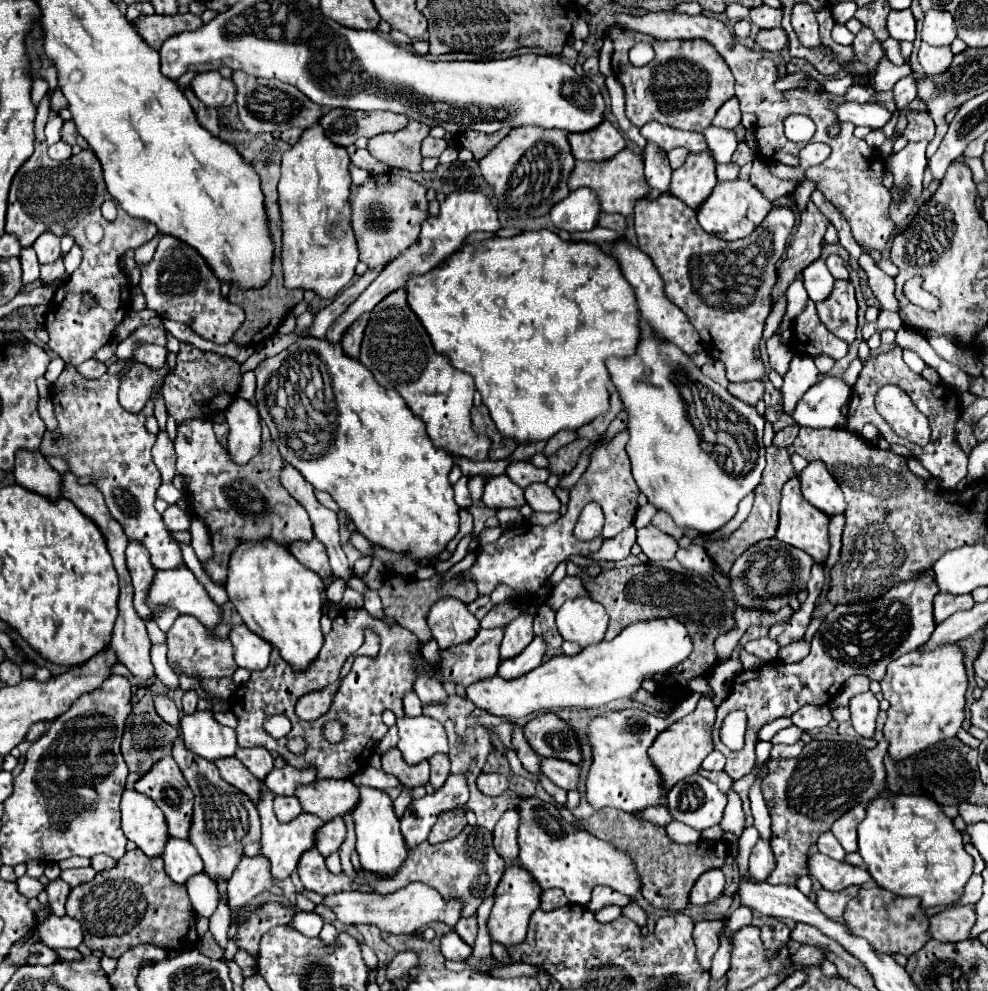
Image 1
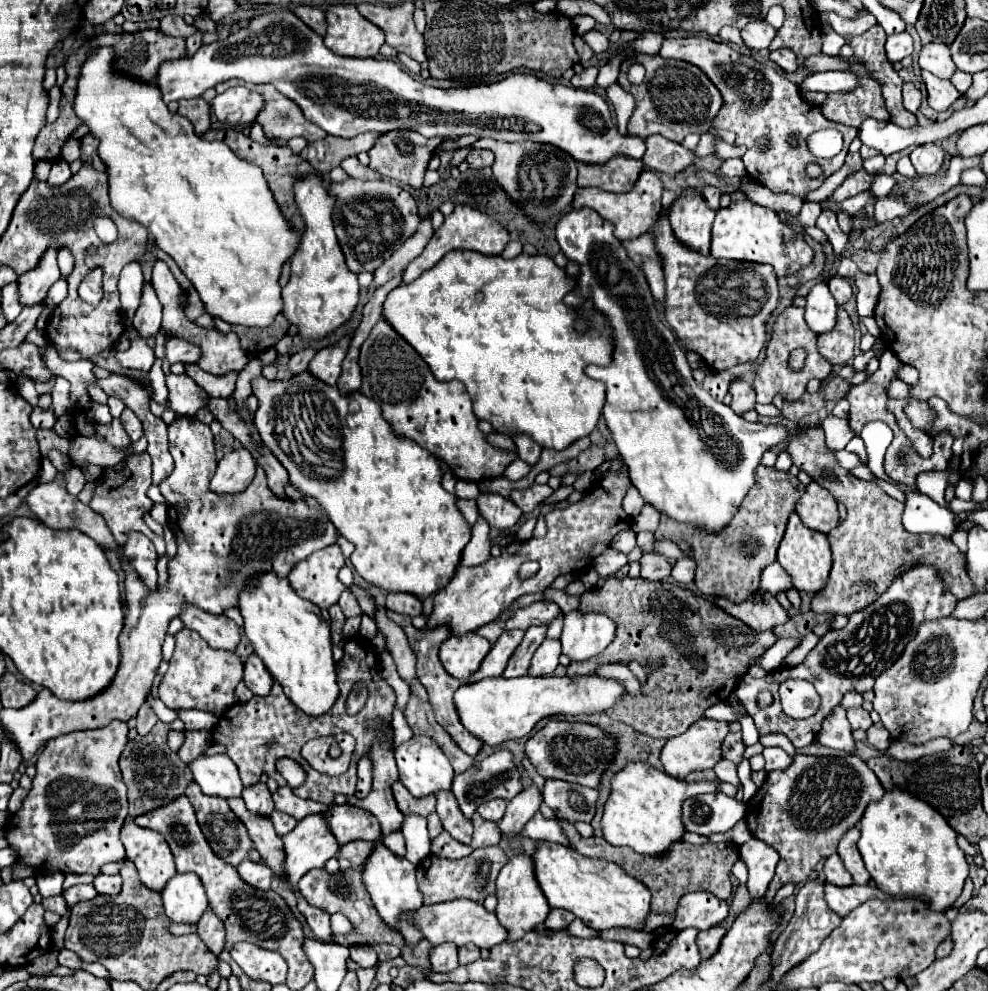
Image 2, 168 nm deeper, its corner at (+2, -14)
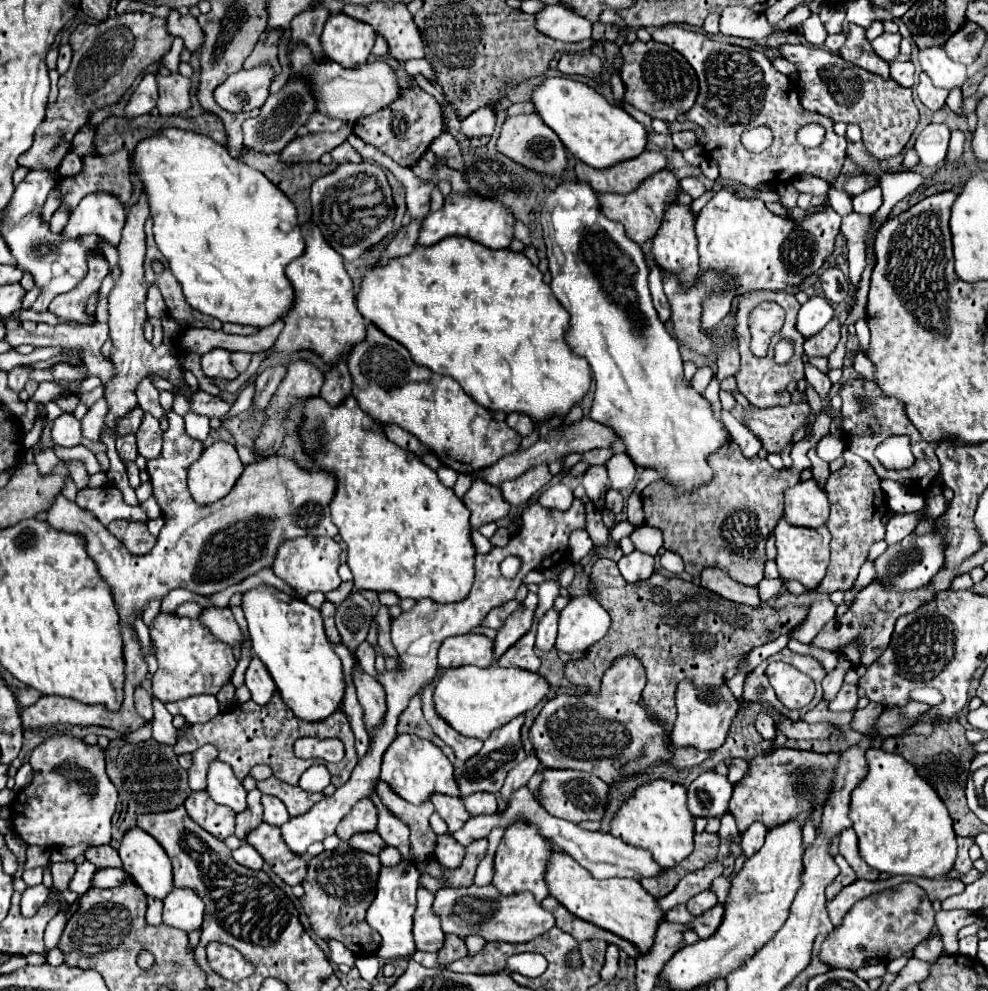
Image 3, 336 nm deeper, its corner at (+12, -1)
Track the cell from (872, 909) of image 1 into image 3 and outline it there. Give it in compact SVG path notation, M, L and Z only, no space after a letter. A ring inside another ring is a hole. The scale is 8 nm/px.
M901 883L893 889L885 889L857 901L847 911L841 925L827 933L819 949L819 959L833 969L851 971L871 963L889 963L901 955L911 953L917 943L929 937L933 925L935 911L927 899L927 893L917 883Z

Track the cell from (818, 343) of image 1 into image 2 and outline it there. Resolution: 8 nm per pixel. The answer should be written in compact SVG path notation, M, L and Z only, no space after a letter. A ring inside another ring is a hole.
M789 306L775 318L775 324L771 328L771 340L767 342L767 348L765 348L765 360L755 370L753 388L757 394L757 404L771 404L777 394L783 396L785 402L797 402L805 393L805 387L811 378L827 378L831 374L833 366L823 362L823 356L817 354L817 346L815 346L817 336L811 334L811 330L807 330L807 322L803 314L805 314L803 308ZM799 346L805 348L809 356L807 356L803 369L795 372L788 365L789 352Z

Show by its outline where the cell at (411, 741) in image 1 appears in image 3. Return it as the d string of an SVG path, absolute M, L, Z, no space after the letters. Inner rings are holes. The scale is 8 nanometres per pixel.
M399 733L387 747L383 755L381 779L387 781L399 797L403 797L413 805L423 803L425 799L429 799L431 793L445 793L459 797L459 789L453 779L453 763L443 755L443 751L437 745L425 741L423 737L413 737L411 733Z

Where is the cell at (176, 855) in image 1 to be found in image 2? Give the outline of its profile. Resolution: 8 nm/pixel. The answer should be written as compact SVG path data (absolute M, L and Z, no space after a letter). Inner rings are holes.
M177 874L167 882L161 896L165 914L171 922L197 924L207 910L207 896L195 874Z

